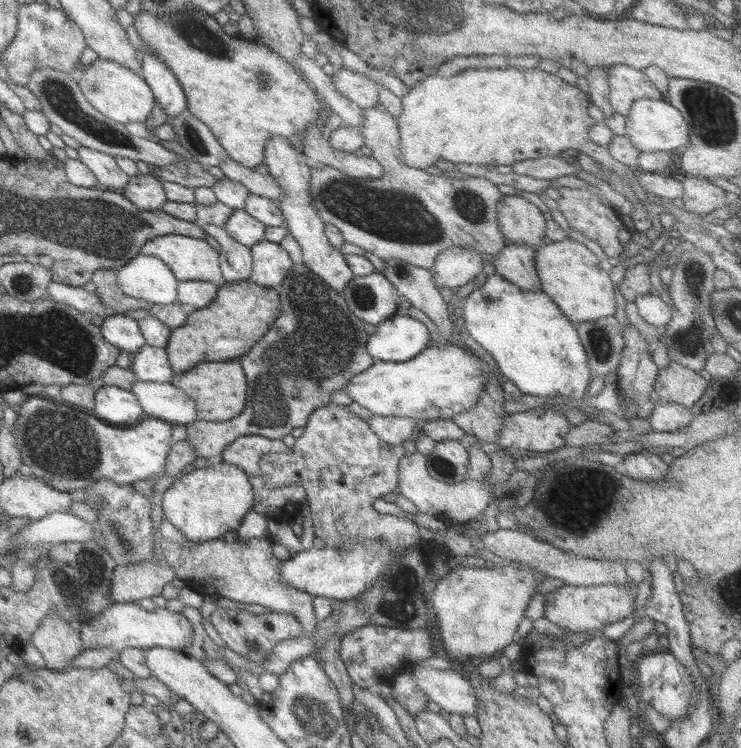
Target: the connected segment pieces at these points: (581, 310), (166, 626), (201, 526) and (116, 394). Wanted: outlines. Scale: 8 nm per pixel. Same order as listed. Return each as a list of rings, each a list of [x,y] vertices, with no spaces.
[[[564,238],[560,242],[542,244],[535,251],[534,264],[544,291],[560,307],[562,314],[575,325],[613,316],[616,312],[614,283],[600,267],[599,259],[581,242]]]
[[[118,602],[112,603],[98,618],[86,619],[86,624],[82,624],[79,632],[84,650],[108,647],[118,654],[126,648],[142,651],[150,648],[170,648],[170,650],[184,651],[194,636],[192,624],[183,614],[172,613],[166,608],[158,607],[148,612],[136,603]]]
[[[215,459],[207,463],[208,467],[194,469],[186,475],[176,478],[174,483],[163,493],[162,505],[163,518],[182,533],[191,542],[206,542],[223,538],[226,532],[234,531],[254,504],[253,488],[247,474],[233,464]]]
[[[104,385],[95,391],[94,414],[108,424],[136,425],[146,418],[132,391]]]

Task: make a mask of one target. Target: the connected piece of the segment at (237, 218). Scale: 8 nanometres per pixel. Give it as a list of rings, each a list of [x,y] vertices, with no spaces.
[[[242,209],[235,210],[223,227],[236,242],[253,247],[263,240],[267,226]]]

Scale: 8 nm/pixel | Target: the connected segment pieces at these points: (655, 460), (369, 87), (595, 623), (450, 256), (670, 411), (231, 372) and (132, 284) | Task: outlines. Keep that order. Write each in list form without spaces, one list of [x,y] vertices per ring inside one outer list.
[[[643,450],[623,457],[622,473],[639,481],[655,481],[667,473],[667,464],[660,455]]]
[[[342,68],[337,69],[330,77],[336,90],[360,108],[372,108],[379,103],[380,84],[368,76]]]
[[[561,585],[545,594],[544,616],[552,624],[572,633],[588,633],[629,617],[635,609],[637,590],[629,586],[610,585]]]
[[[451,246],[438,254],[433,269],[433,281],[438,288],[456,291],[483,271],[484,259],[473,248]]]
[[[660,402],[650,416],[650,424],[656,432],[676,432],[692,422],[690,409],[681,404]]]
[[[238,360],[198,363],[189,371],[175,375],[171,383],[194,400],[197,418],[208,422],[227,421],[238,416],[248,397],[247,378]]]
[[[139,253],[116,273],[120,290],[150,305],[169,305],[177,300],[179,280],[162,260]]]

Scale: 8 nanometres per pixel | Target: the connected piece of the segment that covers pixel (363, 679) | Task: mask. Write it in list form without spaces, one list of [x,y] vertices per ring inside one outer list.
[[[366,625],[352,630],[350,634],[341,638],[340,656],[352,684],[380,694],[382,684],[389,687],[394,678],[402,672],[412,670],[419,662],[431,658],[434,653],[433,640],[427,628],[415,630],[401,630],[386,626]]]

